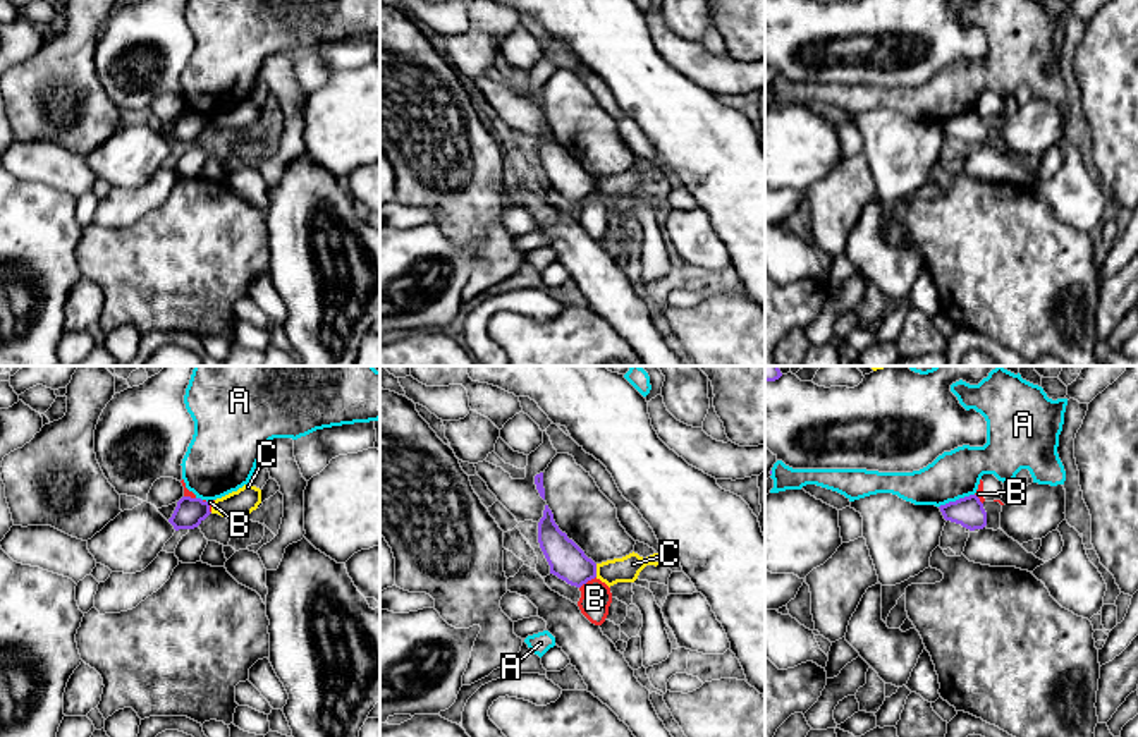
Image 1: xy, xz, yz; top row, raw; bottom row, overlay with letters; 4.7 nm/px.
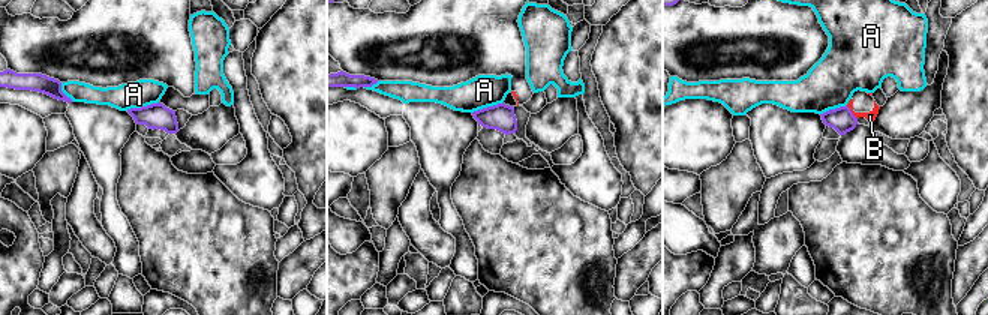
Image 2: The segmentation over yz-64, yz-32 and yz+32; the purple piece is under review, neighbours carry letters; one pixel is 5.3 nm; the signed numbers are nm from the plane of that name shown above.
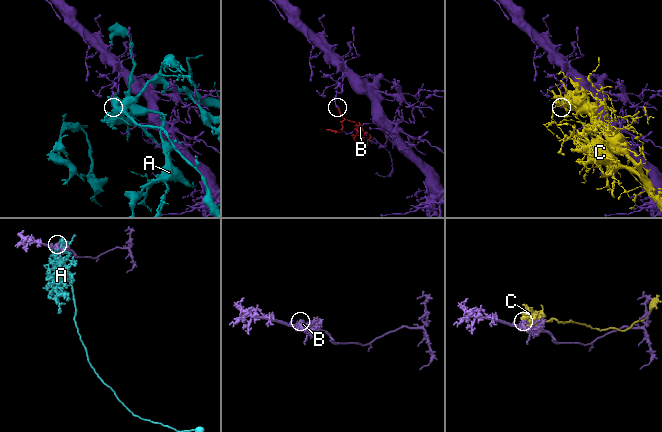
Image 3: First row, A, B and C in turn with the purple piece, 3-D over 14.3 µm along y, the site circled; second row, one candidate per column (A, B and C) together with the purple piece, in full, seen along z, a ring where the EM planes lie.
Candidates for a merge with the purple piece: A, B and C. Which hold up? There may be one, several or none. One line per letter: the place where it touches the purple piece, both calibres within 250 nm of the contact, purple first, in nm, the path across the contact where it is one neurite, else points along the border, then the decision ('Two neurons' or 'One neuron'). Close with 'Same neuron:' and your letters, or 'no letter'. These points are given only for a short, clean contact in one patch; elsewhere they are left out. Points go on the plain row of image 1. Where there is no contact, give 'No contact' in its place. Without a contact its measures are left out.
A: Touches purple at yz (956, 115). Thickness 140 nm (purple) against 220 nm. Two neurons
B: Touches purple at xz (587, 196). Thickness 170 nm (purple) against 140 nm. Two neurons
C: Touches purple at xz (595, 186). Thickness 170 nm (purple) against 120 nm. Two neurons
Same neuron: no letter

